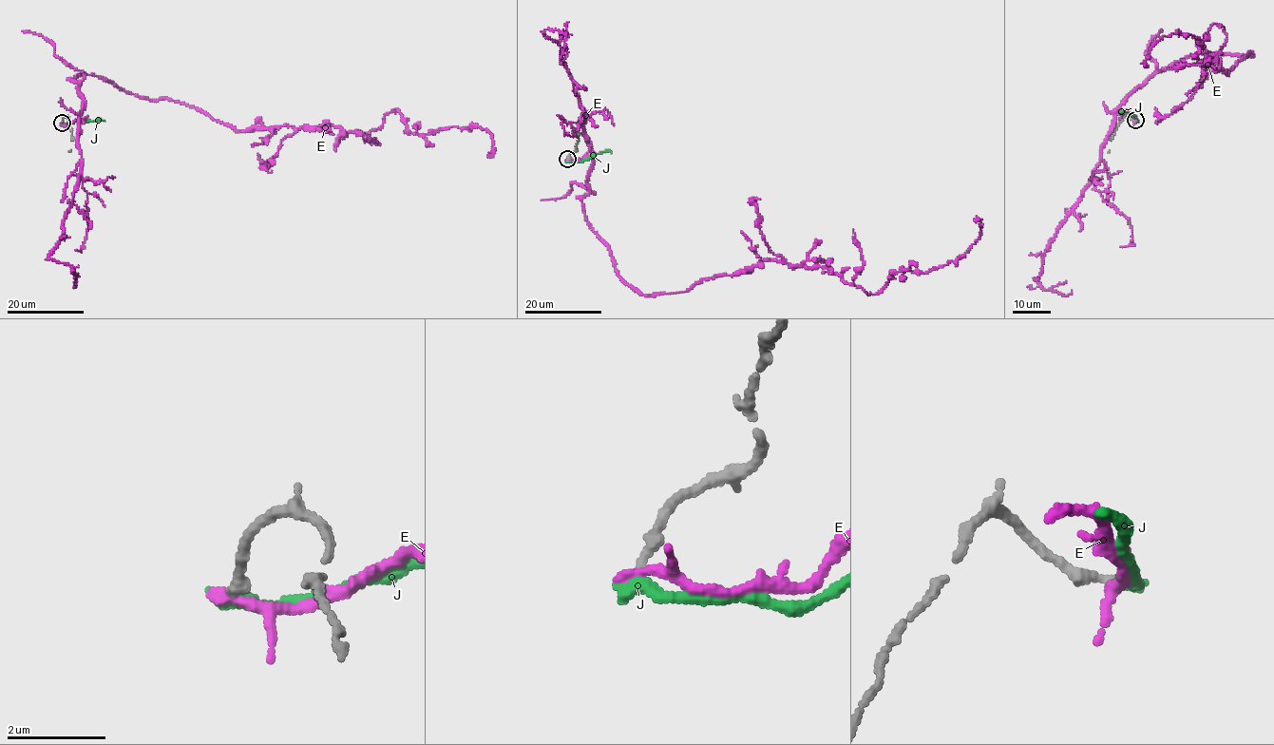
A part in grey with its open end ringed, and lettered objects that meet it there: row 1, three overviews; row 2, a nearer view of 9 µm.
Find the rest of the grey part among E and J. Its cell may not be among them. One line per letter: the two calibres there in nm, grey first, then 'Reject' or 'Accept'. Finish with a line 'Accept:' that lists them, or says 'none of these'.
E: Thickness 240 nm (grey) against 180 nm. Reject
J: Thickness 240 nm (grey) against 340 nm. Accept
Accept: J

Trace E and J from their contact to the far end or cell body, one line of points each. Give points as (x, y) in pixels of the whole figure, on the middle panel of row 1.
E: (568, 160), (590, 145), (584, 215), (645, 295), (764, 259), (877, 294), (958, 259), (973, 219)
J: (568, 160), (582, 161), (595, 154), (610, 152)

